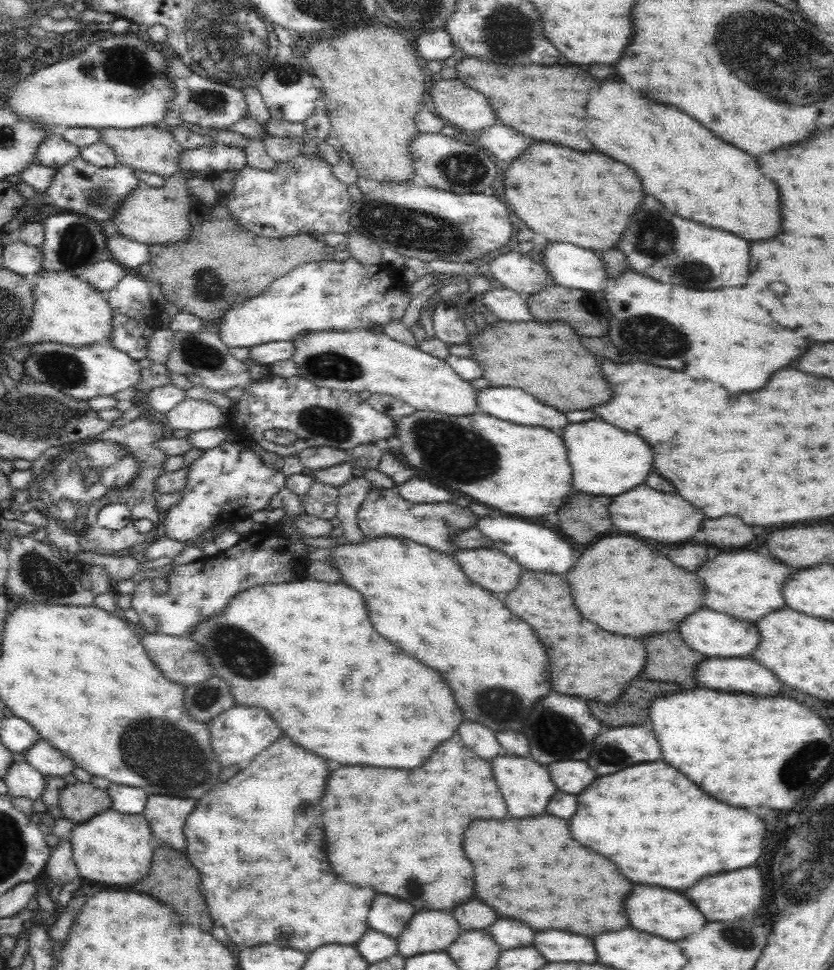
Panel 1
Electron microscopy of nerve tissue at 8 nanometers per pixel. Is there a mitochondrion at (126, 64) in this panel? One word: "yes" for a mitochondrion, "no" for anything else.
yes

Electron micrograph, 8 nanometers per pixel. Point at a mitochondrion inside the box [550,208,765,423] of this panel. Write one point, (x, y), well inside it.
(641, 333)

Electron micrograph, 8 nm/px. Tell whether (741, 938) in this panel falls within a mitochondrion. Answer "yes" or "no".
yes

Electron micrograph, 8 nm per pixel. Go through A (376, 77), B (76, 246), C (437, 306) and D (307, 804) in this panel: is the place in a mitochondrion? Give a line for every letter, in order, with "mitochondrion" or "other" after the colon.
A: other
B: mitochondrion
C: other
D: mitochondrion

